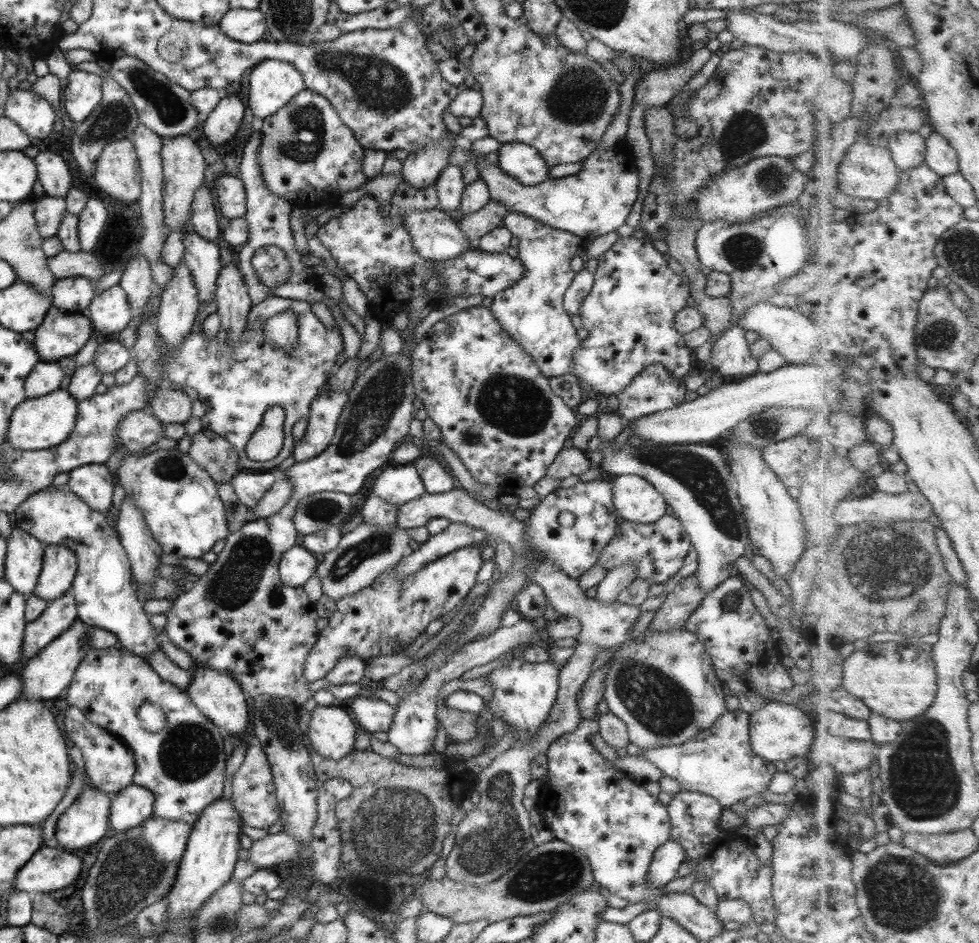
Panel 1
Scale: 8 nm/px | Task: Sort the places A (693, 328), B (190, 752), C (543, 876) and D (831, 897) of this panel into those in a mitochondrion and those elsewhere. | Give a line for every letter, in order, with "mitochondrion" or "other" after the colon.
A: other
B: mitochondrion
C: mitochondrion
D: mitochondrion

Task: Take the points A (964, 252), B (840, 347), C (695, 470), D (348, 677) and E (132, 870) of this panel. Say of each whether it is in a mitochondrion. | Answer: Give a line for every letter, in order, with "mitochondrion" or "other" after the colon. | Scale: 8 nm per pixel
A: mitochondrion
B: other
C: mitochondrion
D: other
E: mitochondrion

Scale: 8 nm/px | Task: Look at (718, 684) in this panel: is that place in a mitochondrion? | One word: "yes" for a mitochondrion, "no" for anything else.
no

